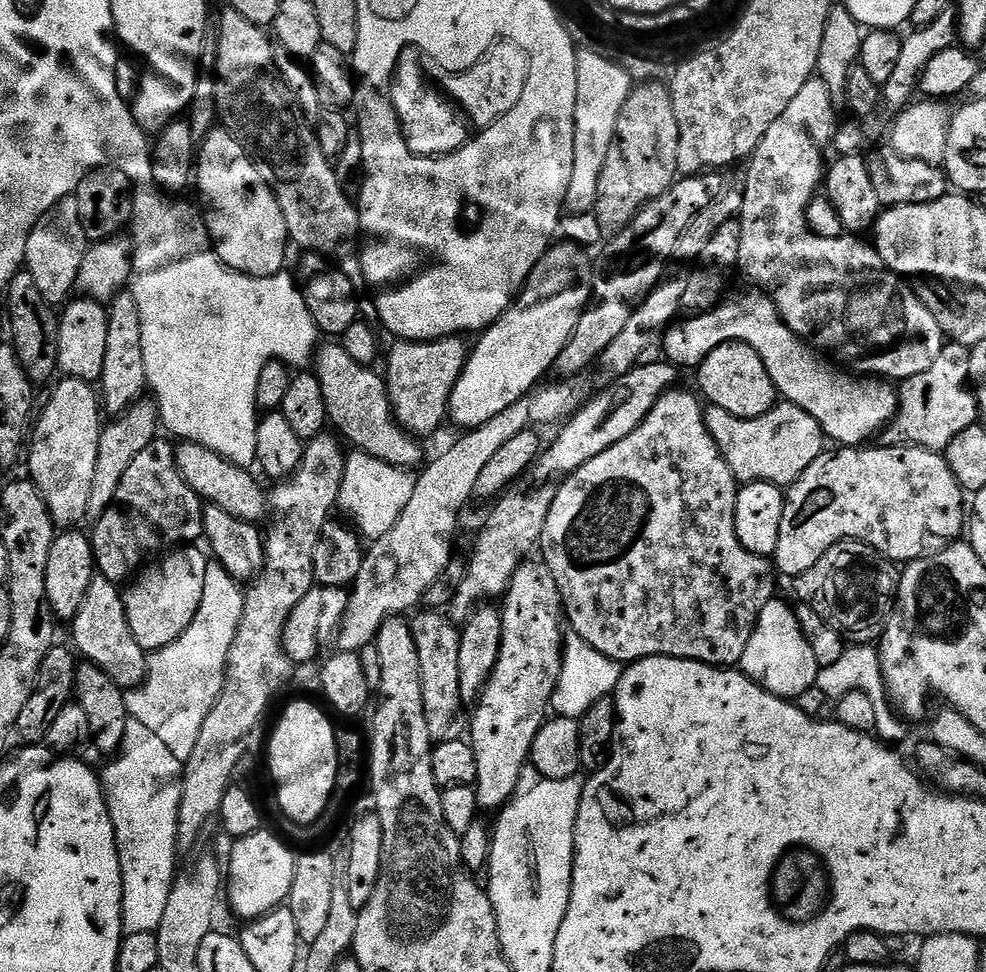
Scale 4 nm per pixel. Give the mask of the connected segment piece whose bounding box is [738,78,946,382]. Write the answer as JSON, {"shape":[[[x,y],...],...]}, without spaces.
{"shape":[[[808,79],[802,90],[794,94],[790,106],[786,106],[783,114],[758,142],[750,157],[752,165],[748,168],[748,181],[744,184],[744,205],[738,213],[738,268],[756,283],[753,285],[757,289],[771,296],[776,309],[780,311],[781,320],[795,336],[821,353],[835,358],[841,365],[849,364],[844,366],[853,373],[903,382],[914,378],[914,374],[922,374],[922,370],[930,370],[938,354],[942,354],[946,333],[938,318],[934,318],[932,311],[920,301],[907,279],[884,266],[871,243],[863,244],[860,241],[863,239],[852,234],[822,238],[811,232],[806,222],[808,203],[817,195],[826,175],[824,144],[826,148],[838,127],[836,112],[832,107],[832,92],[824,81]]]}

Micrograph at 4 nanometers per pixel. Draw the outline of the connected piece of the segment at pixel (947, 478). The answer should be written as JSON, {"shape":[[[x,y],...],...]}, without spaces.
{"shape":[[[840,446],[835,449],[837,452],[832,452],[832,450],[825,451],[824,455],[819,456],[787,489],[784,498],[784,509],[782,510],[782,530],[778,530],[778,546],[774,557],[774,567],[781,577],[789,576],[789,578],[795,578],[806,570],[810,570],[810,566],[814,566],[814,562],[818,562],[818,558],[822,558],[822,554],[826,554],[826,550],[830,550],[840,540],[861,540],[864,544],[868,544],[874,550],[881,552],[887,560],[911,562],[925,555],[924,540],[952,542],[959,537],[956,536],[959,532],[961,535],[965,531],[966,493],[960,487],[958,478],[954,476],[954,470],[950,470],[947,460],[944,459],[941,453],[931,452],[928,448],[917,448],[915,446],[868,447],[872,446]]]}

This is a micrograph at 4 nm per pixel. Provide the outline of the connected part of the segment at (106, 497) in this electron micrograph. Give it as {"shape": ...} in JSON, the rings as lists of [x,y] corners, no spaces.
{"shape":[[[141,398],[136,403],[131,404],[126,411],[120,413],[111,421],[112,425],[105,427],[100,434],[98,442],[98,466],[94,466],[94,486],[90,486],[90,502],[88,503],[87,519],[95,522],[99,520],[100,515],[110,507],[118,492],[118,482],[122,482],[122,474],[126,474],[126,469],[130,467],[130,462],[134,462],[134,458],[138,458],[138,454],[142,454],[142,450],[146,450],[146,446],[150,446],[152,440],[157,439],[158,432],[156,428],[161,427],[159,411],[151,399]]]}

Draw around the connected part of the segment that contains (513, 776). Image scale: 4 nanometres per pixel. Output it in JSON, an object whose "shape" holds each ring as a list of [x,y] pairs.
{"shape":[[[529,558],[521,564],[520,568],[514,574],[508,591],[502,597],[502,611],[500,617],[502,618],[502,646],[498,654],[498,662],[494,666],[492,676],[488,680],[488,684],[484,687],[483,692],[480,693],[475,705],[474,711],[476,713],[472,716],[472,736],[470,735],[470,743],[474,750],[474,758],[478,764],[476,774],[475,790],[476,790],[476,806],[477,809],[495,813],[497,810],[503,809],[504,805],[512,799],[516,793],[518,786],[518,778],[522,774],[522,770],[526,767],[526,761],[532,755],[532,747],[534,746],[534,738],[538,734],[538,730],[544,724],[546,717],[550,712],[550,705],[552,702],[552,695],[556,692],[556,683],[560,677],[560,666],[564,661],[564,638],[566,635],[565,629],[560,629],[560,620],[562,624],[562,617],[564,616],[564,604],[560,601],[560,591],[558,590],[558,582],[554,582],[554,574],[550,574],[548,567],[544,565],[543,559]]]}

